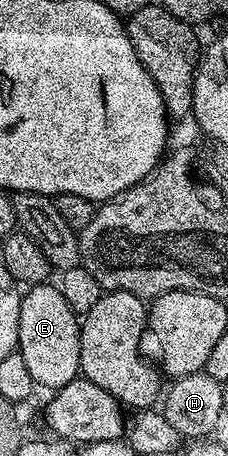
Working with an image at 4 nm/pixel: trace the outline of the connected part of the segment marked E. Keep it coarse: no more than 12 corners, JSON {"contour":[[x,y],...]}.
{"contour":[[57,285],[22,294],[16,350],[50,392],[79,377],[80,318]]}

